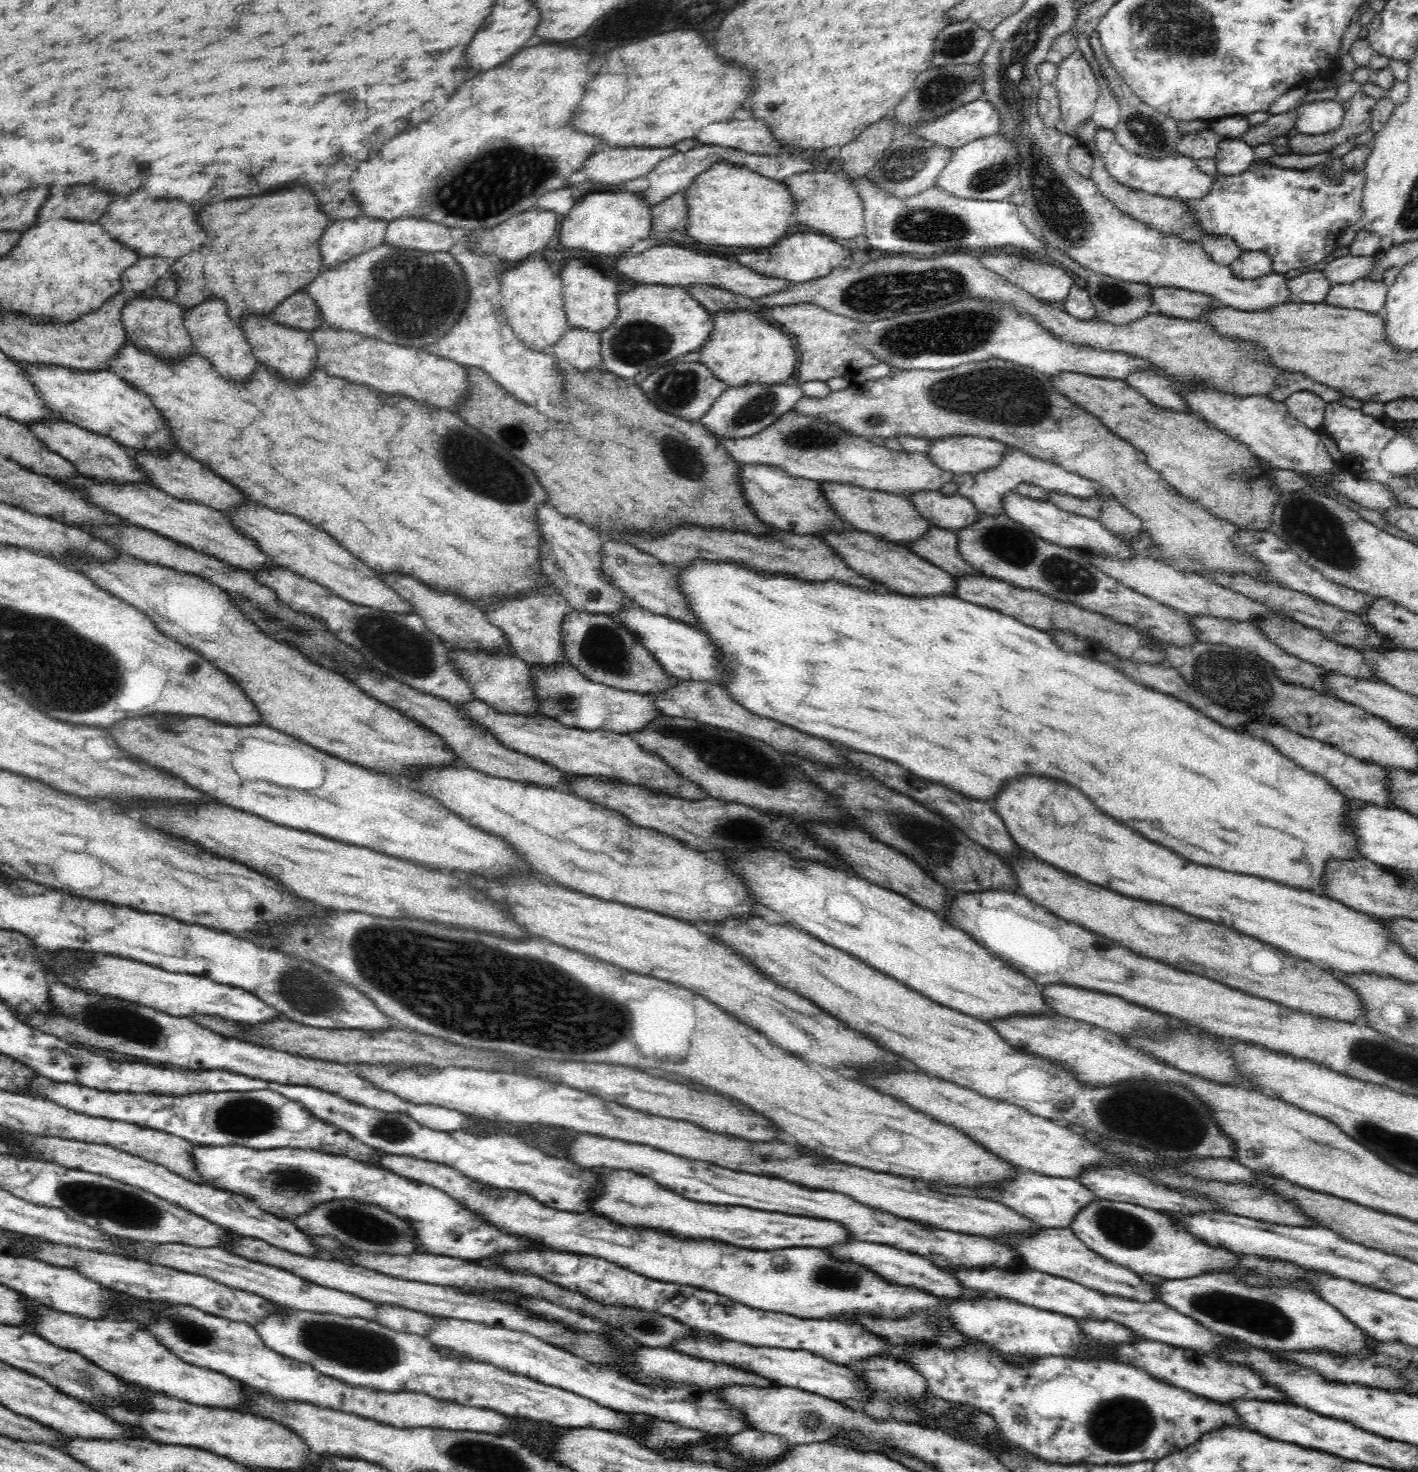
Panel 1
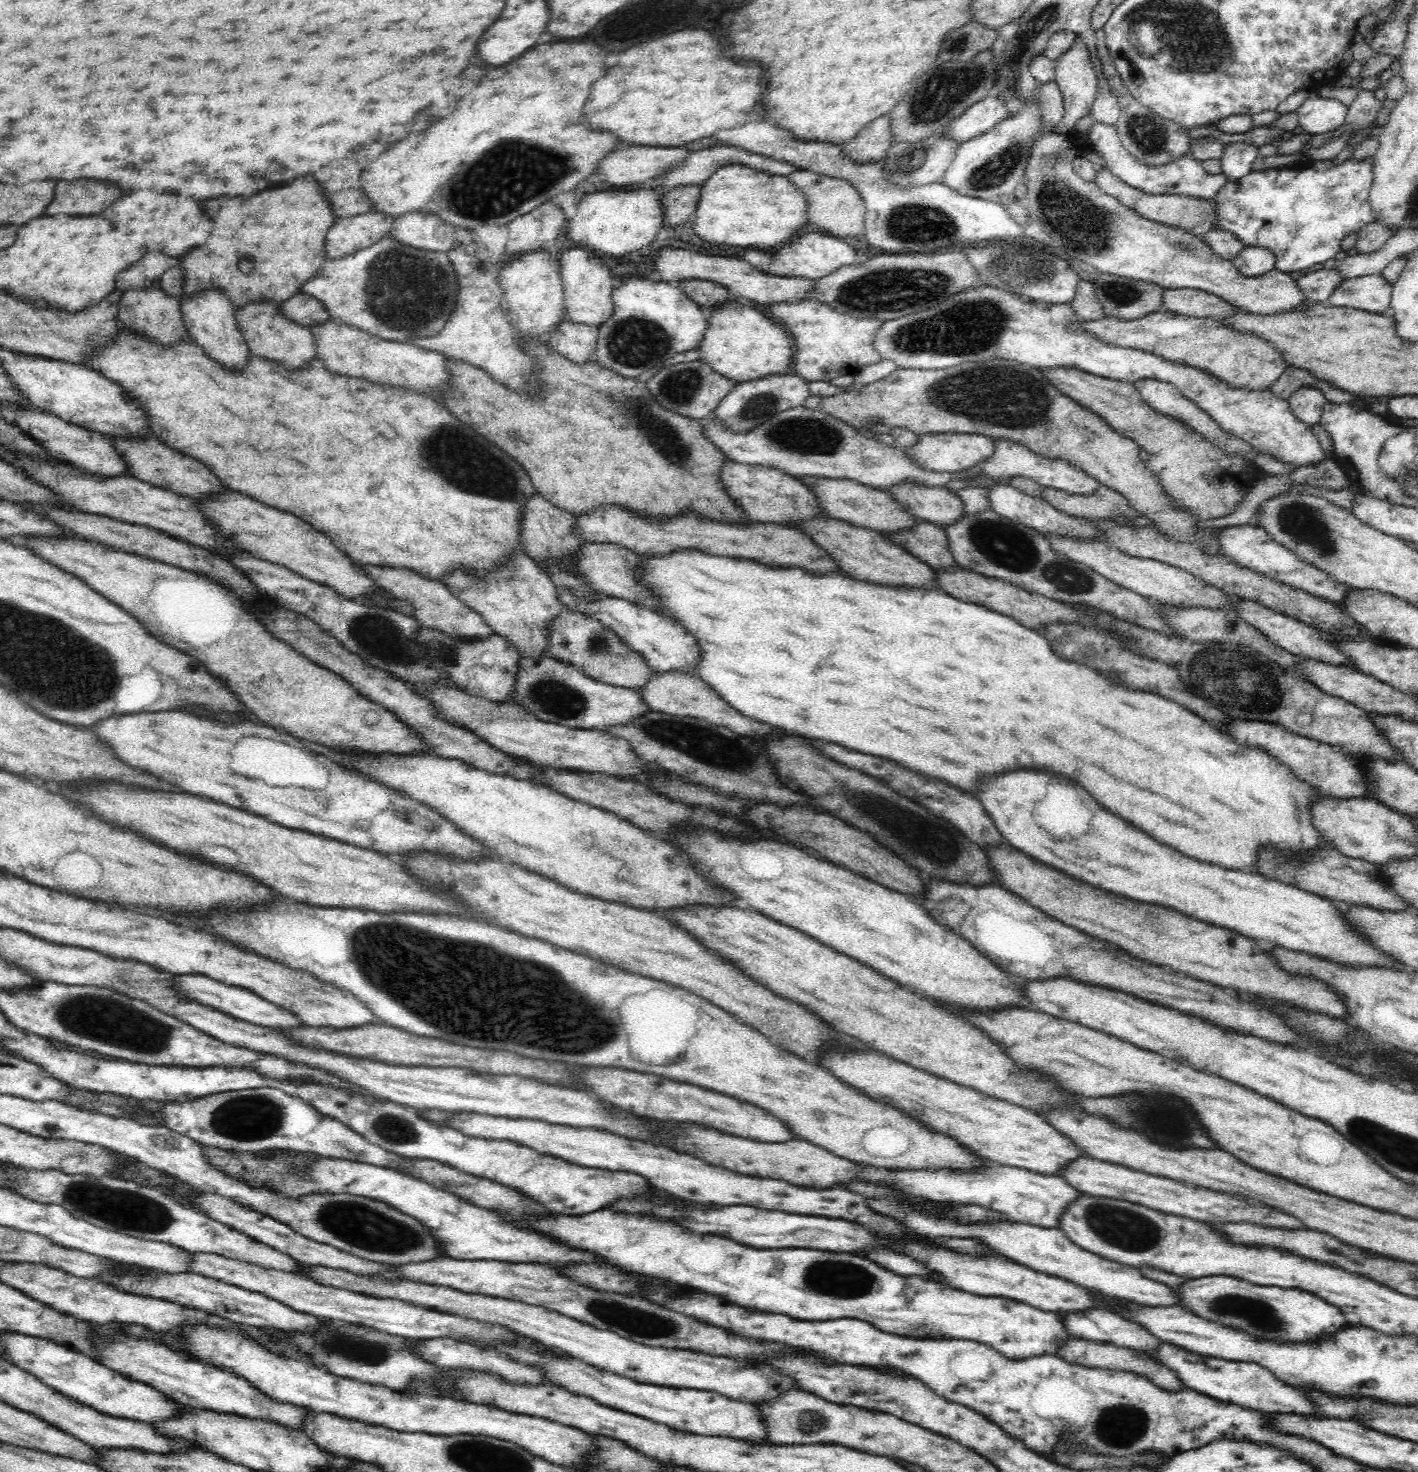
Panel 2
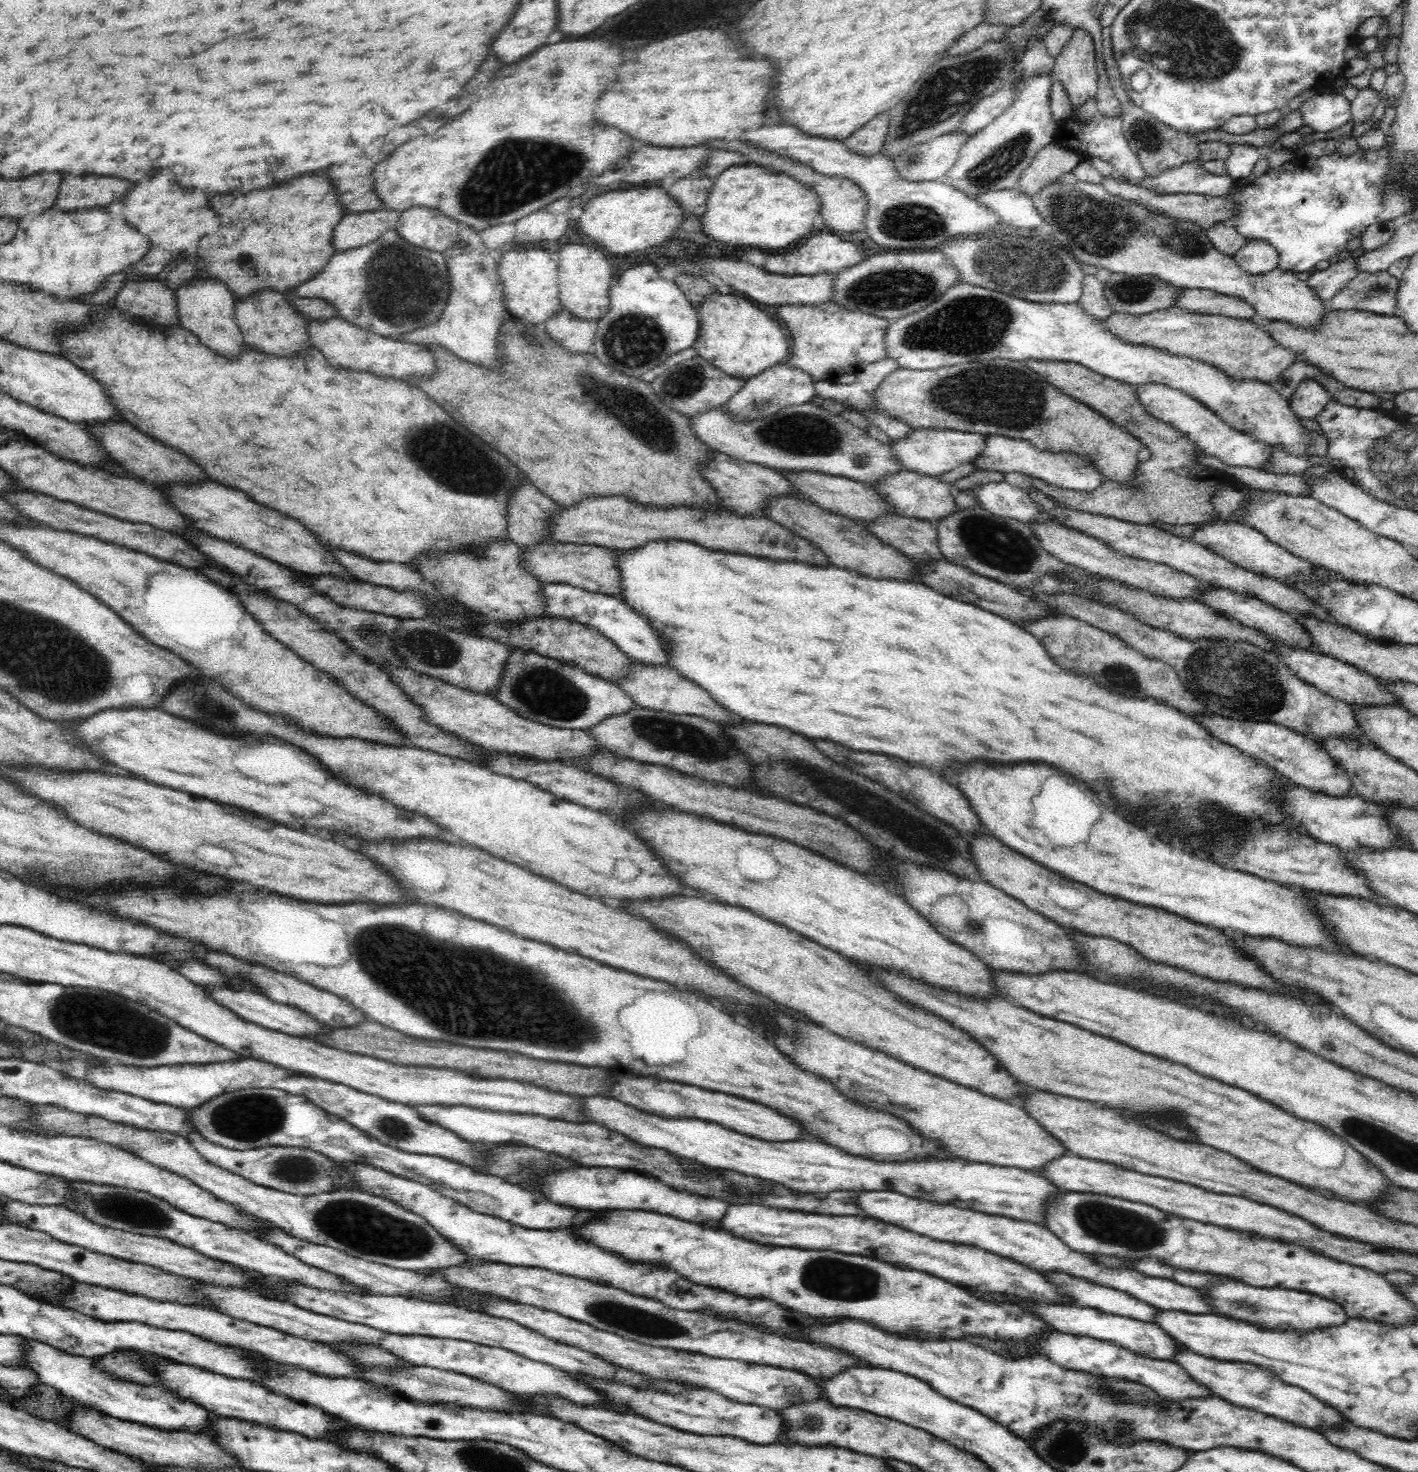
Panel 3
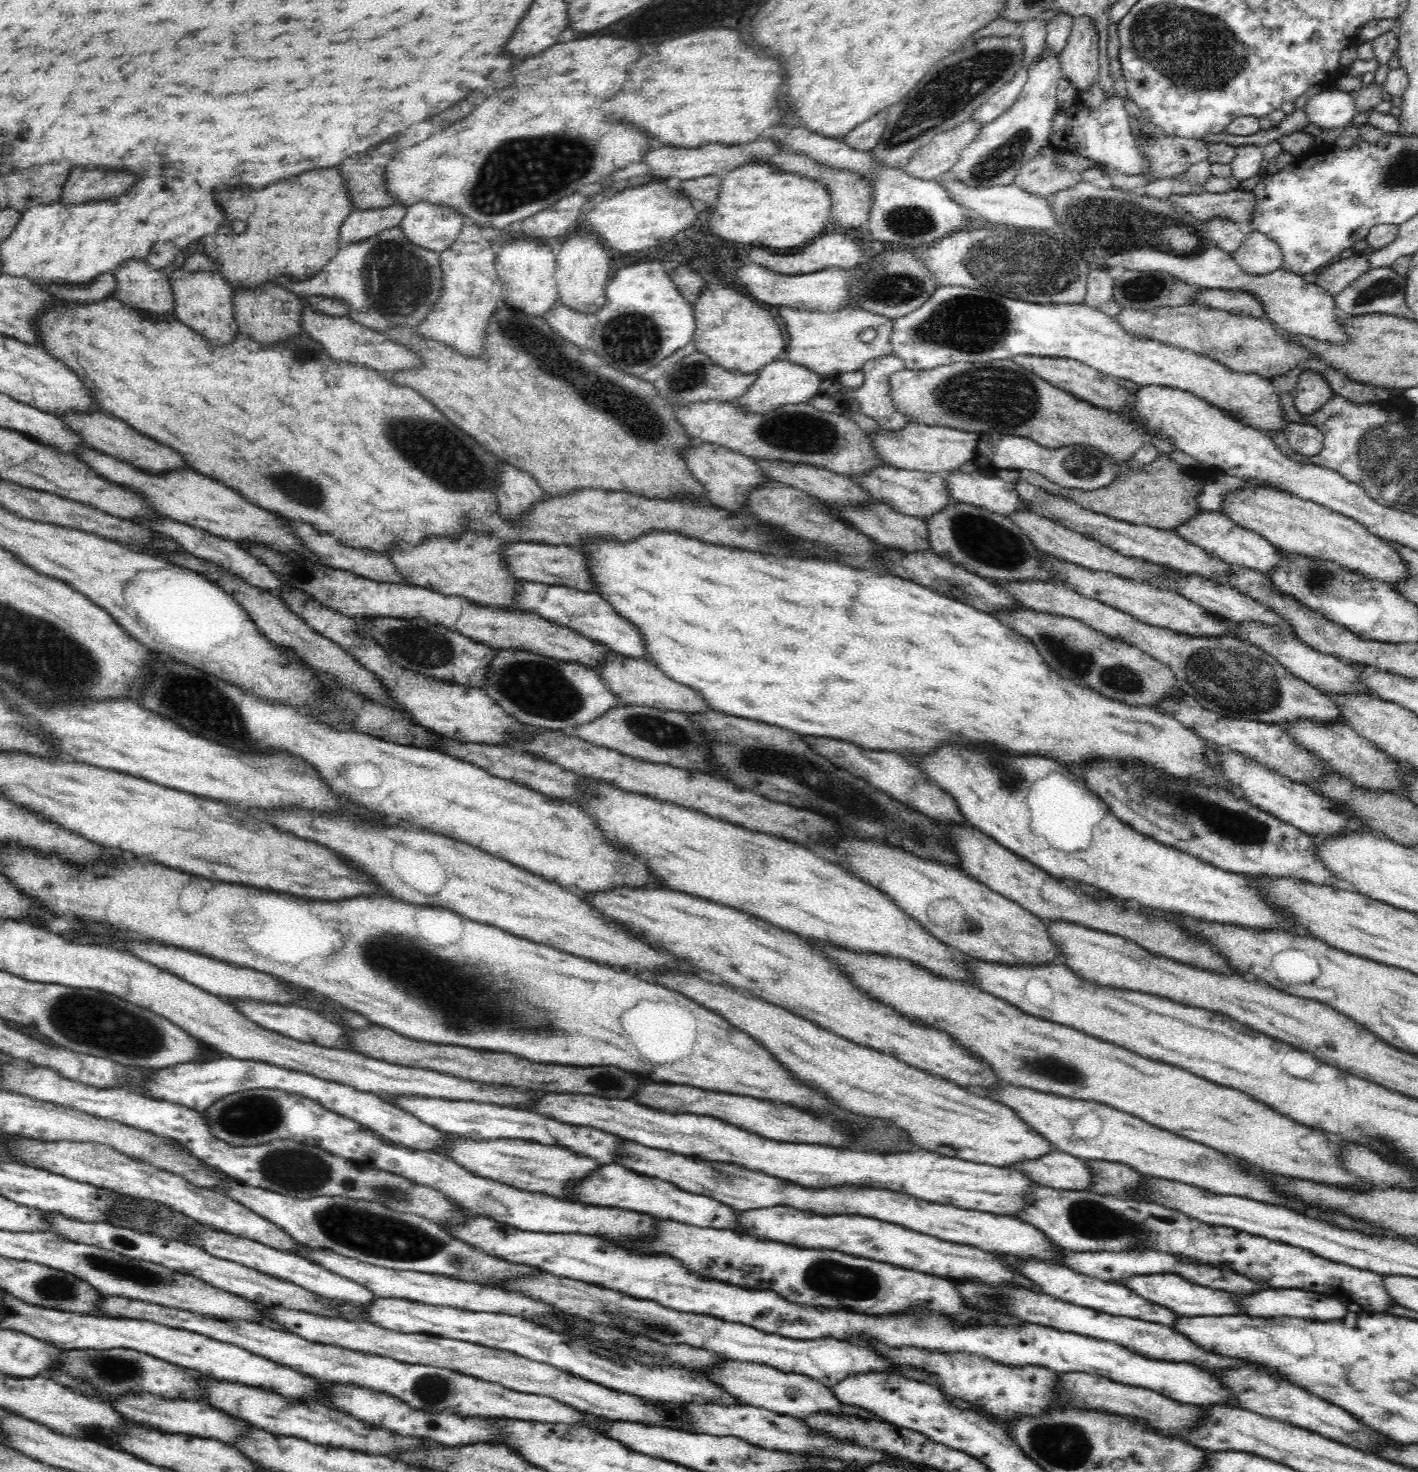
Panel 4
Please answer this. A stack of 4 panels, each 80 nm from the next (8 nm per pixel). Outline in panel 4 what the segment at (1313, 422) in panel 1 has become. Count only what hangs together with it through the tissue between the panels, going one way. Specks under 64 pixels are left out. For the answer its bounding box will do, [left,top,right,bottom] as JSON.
[1294,370,1333,414]

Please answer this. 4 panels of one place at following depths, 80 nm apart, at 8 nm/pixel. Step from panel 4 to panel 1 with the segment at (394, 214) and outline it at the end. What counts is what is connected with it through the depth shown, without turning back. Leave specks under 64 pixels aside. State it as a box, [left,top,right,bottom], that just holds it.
[319,215,388,268]

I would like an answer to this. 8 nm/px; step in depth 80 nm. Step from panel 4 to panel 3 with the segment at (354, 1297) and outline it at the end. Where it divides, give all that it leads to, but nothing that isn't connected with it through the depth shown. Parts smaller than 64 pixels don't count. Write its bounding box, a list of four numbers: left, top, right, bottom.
[69,1181,367,1296]

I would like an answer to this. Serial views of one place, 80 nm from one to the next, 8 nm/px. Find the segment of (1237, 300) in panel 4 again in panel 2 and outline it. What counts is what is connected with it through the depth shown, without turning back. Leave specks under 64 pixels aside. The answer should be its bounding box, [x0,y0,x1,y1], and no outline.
[1163,289,1244,318]

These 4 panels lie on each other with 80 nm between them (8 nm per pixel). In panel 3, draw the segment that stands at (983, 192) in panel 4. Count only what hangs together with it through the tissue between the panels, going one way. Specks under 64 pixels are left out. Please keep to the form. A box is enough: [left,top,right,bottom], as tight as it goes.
[970,187,1046,230]

